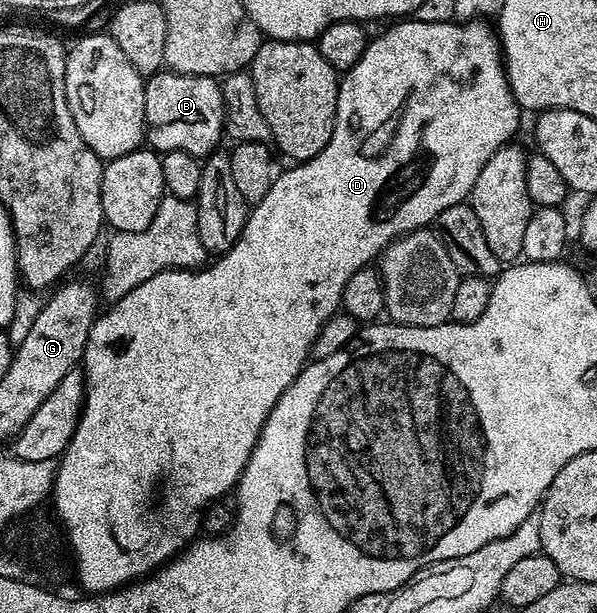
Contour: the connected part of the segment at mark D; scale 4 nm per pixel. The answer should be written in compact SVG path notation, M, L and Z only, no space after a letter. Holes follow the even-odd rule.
M414 17L393 22L381 35L369 38L358 65L343 72L338 89L336 120L326 149L314 157L297 162L289 171L275 176L270 193L262 197L248 212L248 220L234 245L207 265L193 270L160 271L150 281L142 281L138 289L130 289L126 297L115 300L108 312L97 314L82 360L84 372L84 405L80 420L70 437L68 447L58 460L56 479L52 482L54 498L60 503L62 521L68 523L68 532L74 533L78 563L84 569L85 592L103 593L136 582L160 570L176 558L202 531L201 512L225 498L239 483L250 453L266 425L278 397L300 376L300 370L310 359L318 333L330 316L341 310L346 281L362 268L369 266L385 247L401 235L419 231L435 224L442 209L465 202L472 194L478 173L498 149L509 146L520 127L522 108L517 103L504 72L504 56L500 50L497 32L484 21L453 21L427 23ZM228 275L236 275L228 283Z

